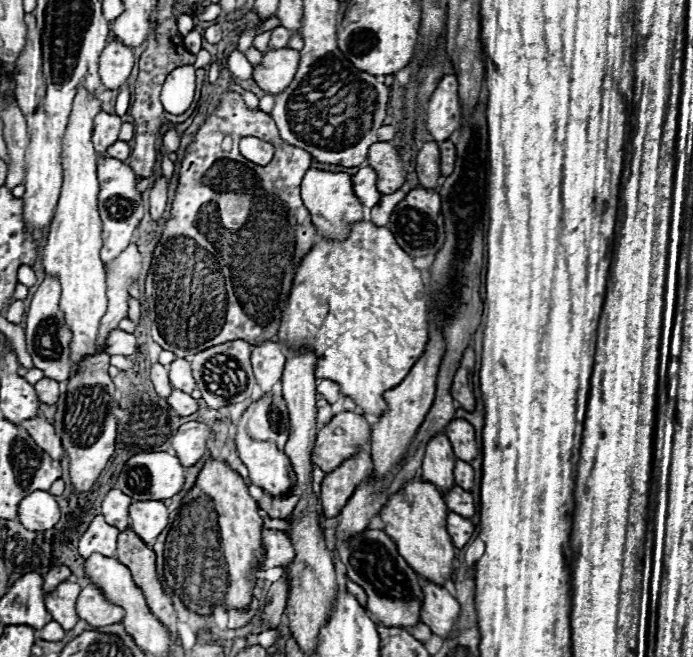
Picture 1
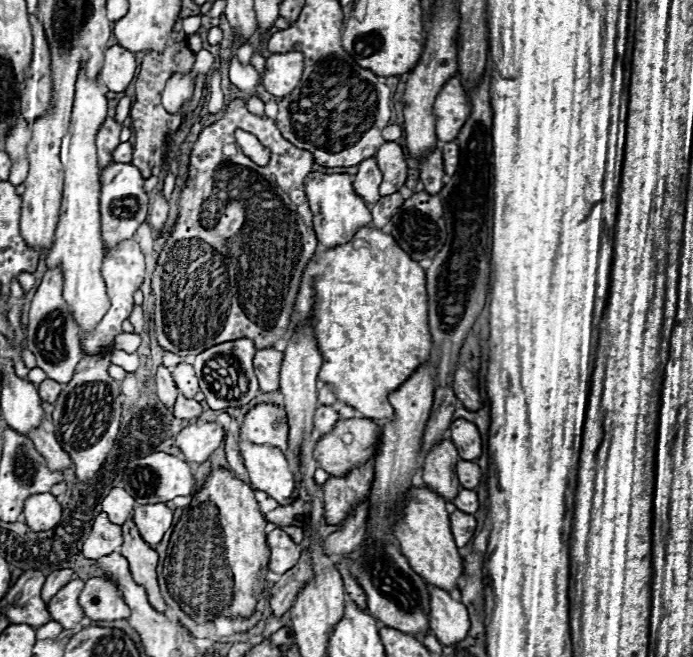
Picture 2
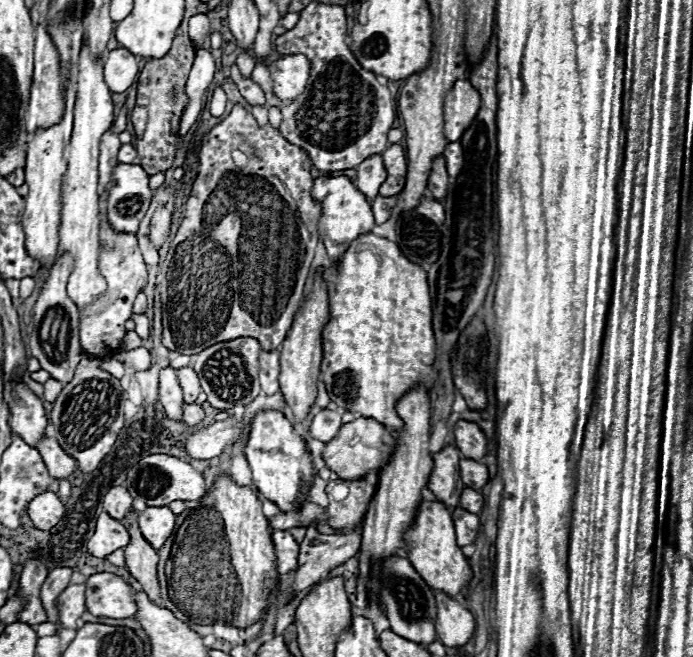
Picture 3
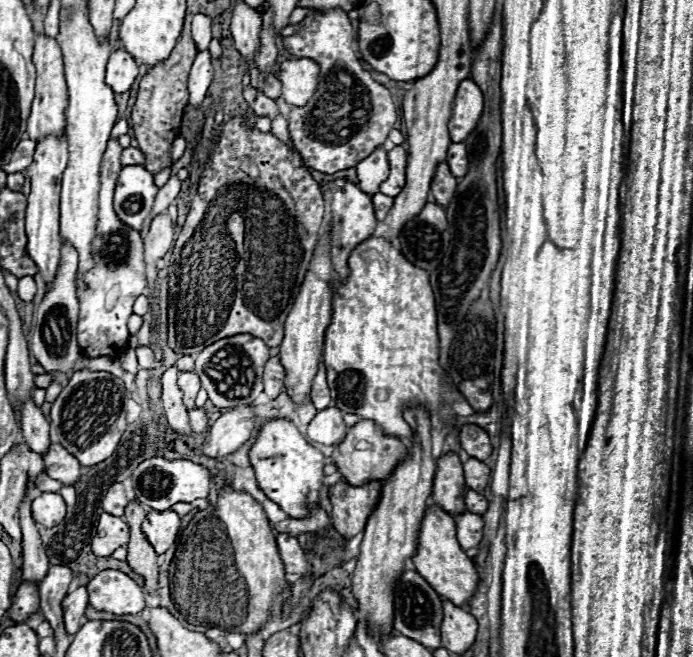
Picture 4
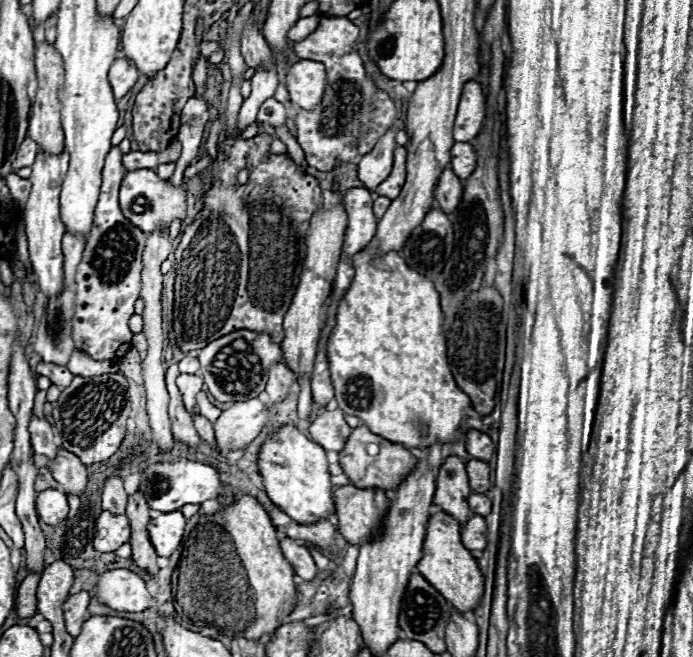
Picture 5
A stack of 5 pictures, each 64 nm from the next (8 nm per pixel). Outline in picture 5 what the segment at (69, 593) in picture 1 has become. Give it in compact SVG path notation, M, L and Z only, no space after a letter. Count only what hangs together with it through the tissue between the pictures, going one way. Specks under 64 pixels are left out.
M78 592L66 600L64 618L66 618L66 630L72 636L78 636L82 632L82 624L88 618L88 604L90 604L88 592Z

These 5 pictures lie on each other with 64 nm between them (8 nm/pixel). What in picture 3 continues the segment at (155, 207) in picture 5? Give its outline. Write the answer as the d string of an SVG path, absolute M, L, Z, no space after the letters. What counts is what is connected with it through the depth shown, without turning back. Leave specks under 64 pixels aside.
M118 164L114 170L114 180L108 196L108 220L118 232L136 232L140 220L144 218L154 190L148 186L148 174L138 164Z

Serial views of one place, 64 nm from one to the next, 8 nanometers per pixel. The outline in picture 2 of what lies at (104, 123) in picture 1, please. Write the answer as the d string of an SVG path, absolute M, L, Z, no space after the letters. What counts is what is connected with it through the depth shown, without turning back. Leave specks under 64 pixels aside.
M106 118L106 122L102 124L98 136L96 136L96 146L98 146L98 164L100 170L104 170L108 164L112 164L112 152L116 150L116 146L120 144L118 136L120 136L120 124L114 118Z

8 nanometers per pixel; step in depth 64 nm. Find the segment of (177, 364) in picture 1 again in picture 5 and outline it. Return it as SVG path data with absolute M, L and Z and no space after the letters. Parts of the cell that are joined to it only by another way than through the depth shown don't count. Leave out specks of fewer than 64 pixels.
M180 374L180 376L176 378L176 384L178 384L178 388L180 388L180 394L182 394L182 400L184 400L184 406L186 406L186 410L188 410L192 416L200 414L200 410L198 410L198 404L196 404L196 394L202 390L202 384L204 384L204 380L202 380L200 376Z

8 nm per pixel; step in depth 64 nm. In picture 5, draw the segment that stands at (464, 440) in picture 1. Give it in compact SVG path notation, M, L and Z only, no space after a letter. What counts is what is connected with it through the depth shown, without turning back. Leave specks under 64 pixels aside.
M468 430L466 434L466 450L472 458L480 458L480 460L490 460L494 454L494 442L490 440L488 434L480 432L480 430Z

